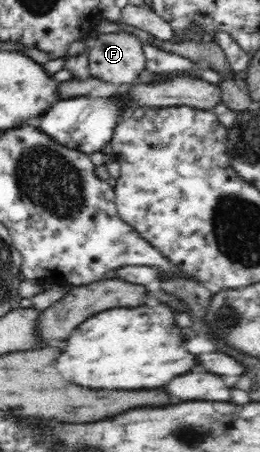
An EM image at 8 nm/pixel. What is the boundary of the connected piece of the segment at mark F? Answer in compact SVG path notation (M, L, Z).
M127 32L100 34L88 49L92 76L122 85L134 84L146 70L144 44Z

